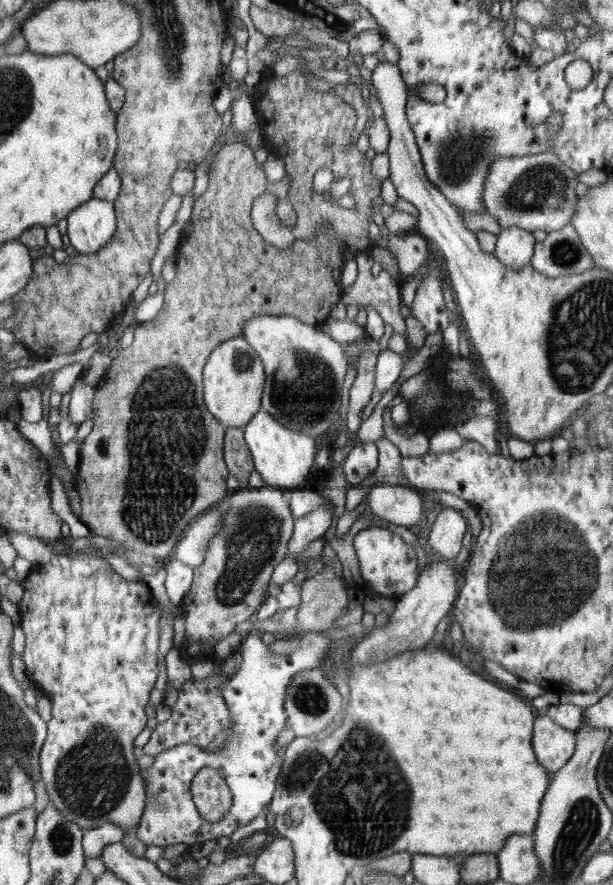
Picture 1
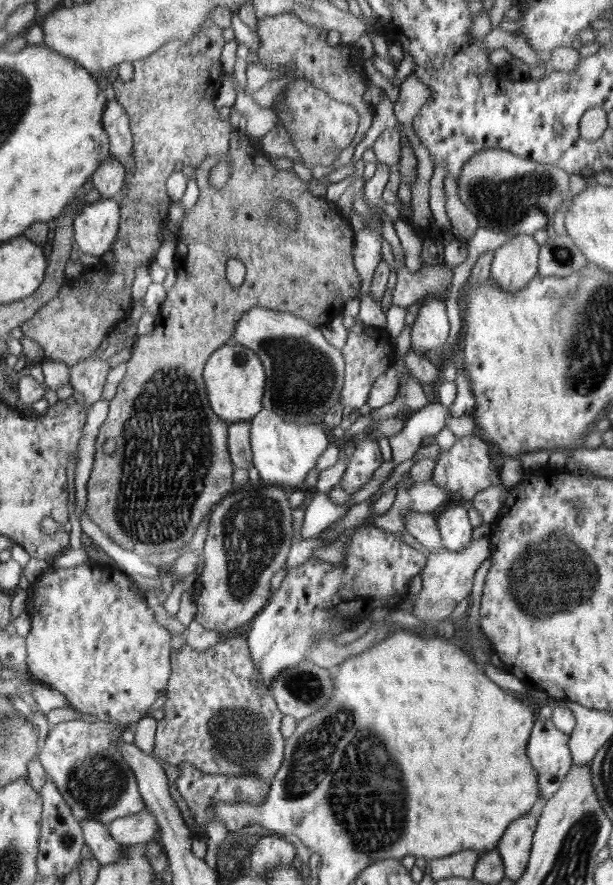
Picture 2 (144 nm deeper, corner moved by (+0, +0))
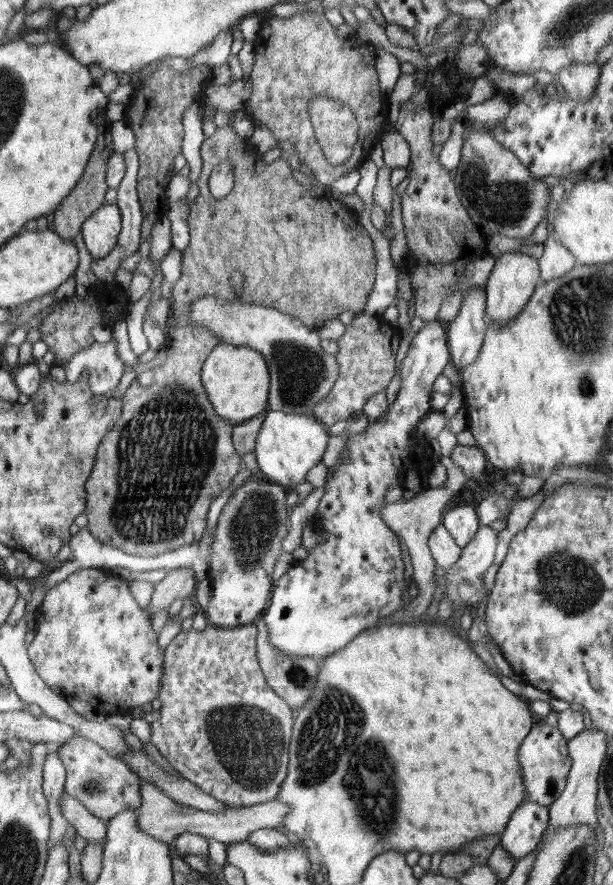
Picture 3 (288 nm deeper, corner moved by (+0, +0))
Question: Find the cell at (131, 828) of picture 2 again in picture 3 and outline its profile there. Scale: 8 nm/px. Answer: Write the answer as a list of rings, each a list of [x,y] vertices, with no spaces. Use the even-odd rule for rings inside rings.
[[[141,784],[141,806],[139,806],[139,828],[147,832],[149,836],[155,836],[161,842],[173,844],[173,840],[183,834],[183,832],[193,832],[197,836],[203,836],[205,840],[217,840],[221,844],[235,844],[235,842],[245,842],[251,832],[255,830],[265,830],[265,828],[279,828],[285,822],[285,816],[291,812],[289,804],[271,800],[263,802],[257,806],[249,808],[229,808],[229,810],[219,810],[219,812],[201,812],[195,808],[185,808],[177,802],[173,802],[169,796],[159,792],[151,784]]]

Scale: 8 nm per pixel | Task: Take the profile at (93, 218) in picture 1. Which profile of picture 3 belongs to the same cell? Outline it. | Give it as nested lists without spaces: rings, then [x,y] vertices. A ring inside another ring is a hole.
[[[103,204],[81,226],[81,238],[93,260],[103,260],[115,248],[119,232],[123,228],[123,216],[117,206]]]

